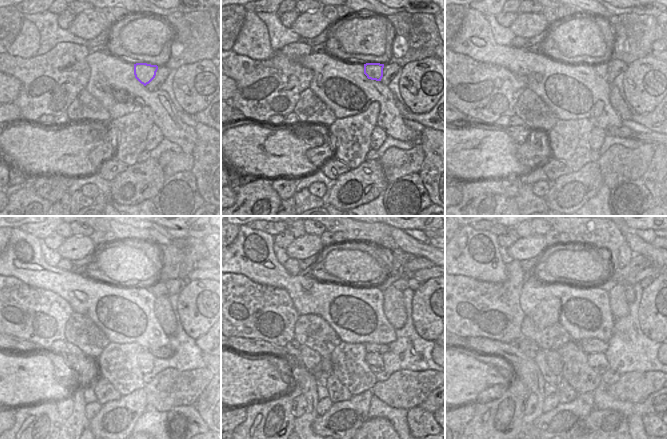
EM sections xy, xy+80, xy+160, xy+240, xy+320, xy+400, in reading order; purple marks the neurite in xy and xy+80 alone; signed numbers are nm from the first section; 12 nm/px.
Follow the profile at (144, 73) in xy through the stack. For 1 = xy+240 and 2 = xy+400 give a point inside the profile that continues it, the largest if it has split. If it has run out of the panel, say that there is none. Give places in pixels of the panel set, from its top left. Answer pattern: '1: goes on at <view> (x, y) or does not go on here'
1: goes on at xy+240 (159, 289)
2: goes on at xy+400 (629, 281)

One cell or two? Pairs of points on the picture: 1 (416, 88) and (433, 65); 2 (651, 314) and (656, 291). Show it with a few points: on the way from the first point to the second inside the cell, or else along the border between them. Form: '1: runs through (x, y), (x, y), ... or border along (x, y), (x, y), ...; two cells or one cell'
1: runs through (422, 82), (428, 76), (428, 71); one cell
2: runs through (654, 308), (655, 297); one cell

